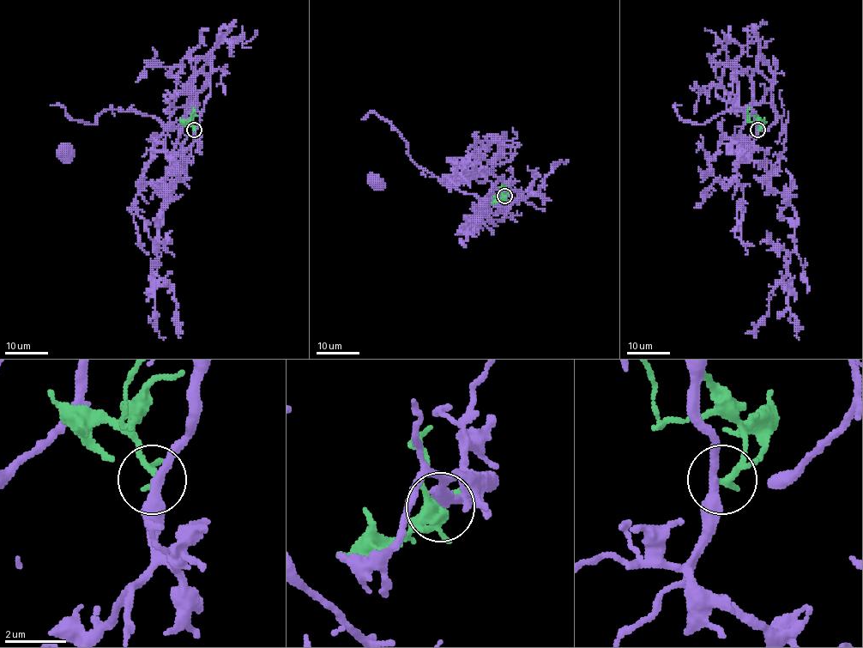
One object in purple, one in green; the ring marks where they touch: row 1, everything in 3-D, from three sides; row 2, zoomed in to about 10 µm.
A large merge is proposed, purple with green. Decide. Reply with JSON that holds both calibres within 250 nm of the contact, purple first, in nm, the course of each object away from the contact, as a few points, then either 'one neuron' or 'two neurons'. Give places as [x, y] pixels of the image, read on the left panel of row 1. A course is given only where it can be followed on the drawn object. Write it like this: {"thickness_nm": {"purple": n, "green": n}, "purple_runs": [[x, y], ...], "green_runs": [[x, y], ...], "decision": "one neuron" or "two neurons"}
{"thickness_nm": {"purple": 340, "green": 170}, "purple_runs": [[194, 130], [209, 93], [208, 53], [196, 63], [190, 103], [174, 129], [108, 109], [85, 124], [51, 105]], "green_runs": [[194, 130], [190, 116], [196, 111], [192, 107]], "decision": "one neuron"}

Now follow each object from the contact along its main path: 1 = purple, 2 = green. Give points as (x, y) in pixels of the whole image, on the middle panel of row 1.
1: (504, 195), (514, 189), (522, 196), (495, 214), (477, 196), (419, 167), (387, 122), (373, 112), (362, 118)
2: (504, 195), (503, 198), (501, 185), (507, 184), (503, 187)

